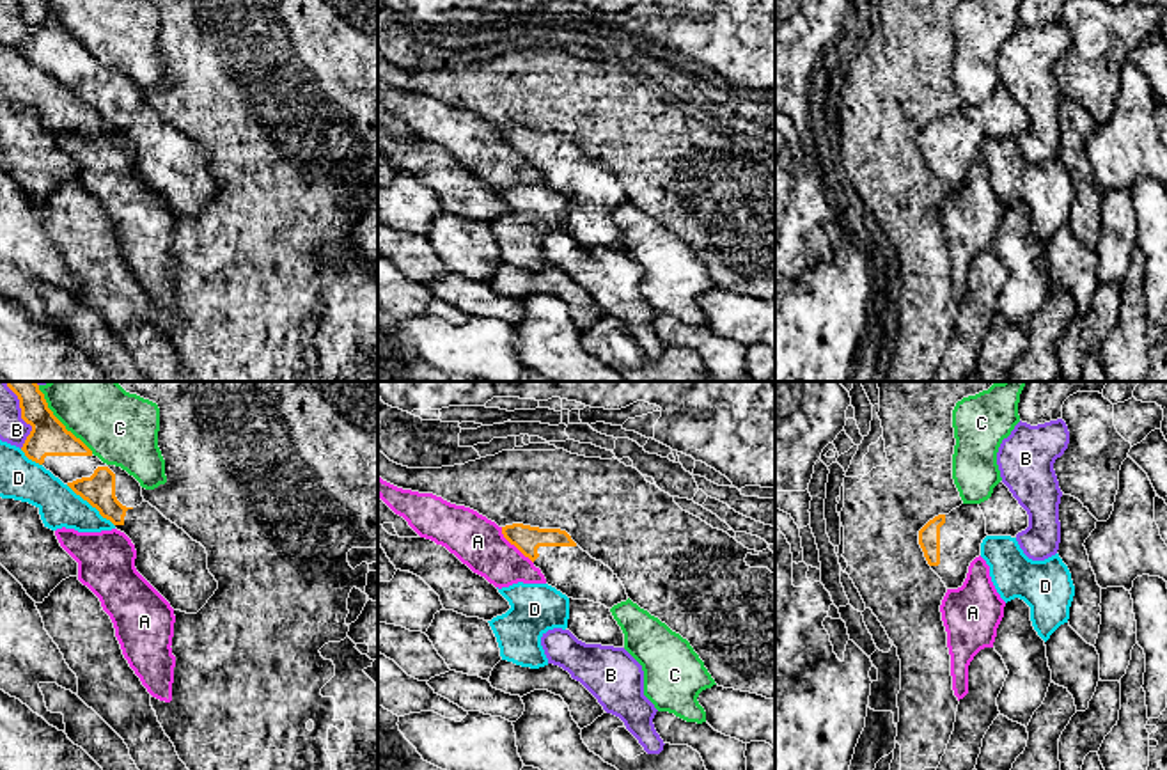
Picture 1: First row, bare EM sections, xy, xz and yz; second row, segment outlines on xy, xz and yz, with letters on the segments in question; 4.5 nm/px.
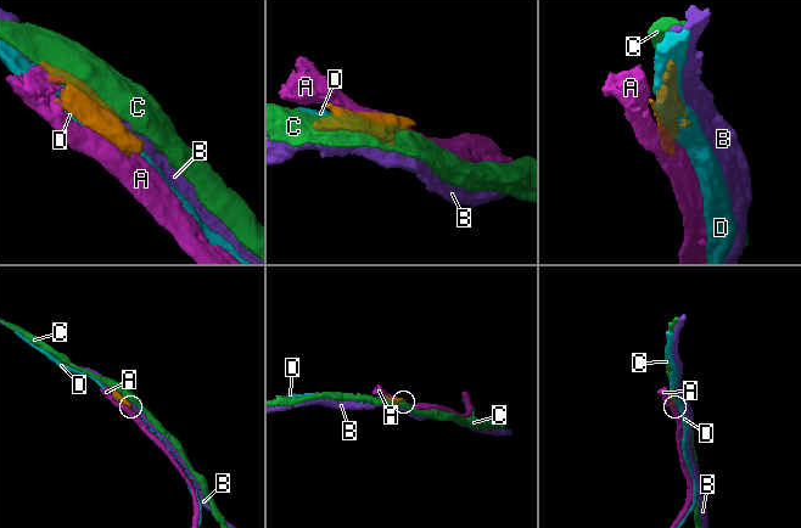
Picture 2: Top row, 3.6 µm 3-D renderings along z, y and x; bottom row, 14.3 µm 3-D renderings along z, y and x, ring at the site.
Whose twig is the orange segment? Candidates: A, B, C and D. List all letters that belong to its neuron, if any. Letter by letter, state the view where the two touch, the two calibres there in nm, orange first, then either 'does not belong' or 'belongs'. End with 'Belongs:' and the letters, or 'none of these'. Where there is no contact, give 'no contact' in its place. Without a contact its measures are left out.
A: xz | 120/220 nm | does not belong
B: xy | 170/130 nm | does not belong
C: xy | 170/320 nm | does not belong
D: xy | 150/190 nm | does not belong
Belongs: none of these

